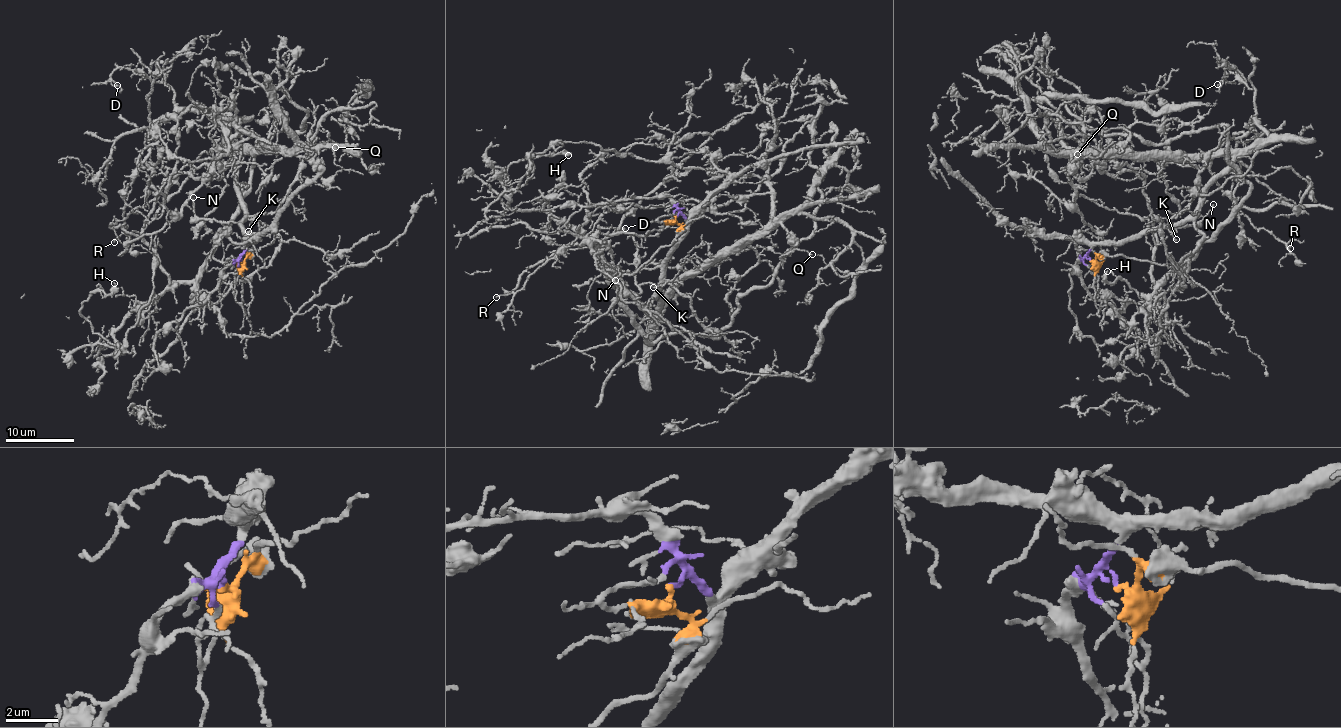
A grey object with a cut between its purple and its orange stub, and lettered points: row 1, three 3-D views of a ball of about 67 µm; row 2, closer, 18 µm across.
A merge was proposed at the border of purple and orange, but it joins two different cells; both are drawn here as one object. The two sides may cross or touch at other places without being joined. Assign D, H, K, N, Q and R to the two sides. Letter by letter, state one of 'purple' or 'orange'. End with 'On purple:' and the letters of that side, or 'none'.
D: purple
H: orange
K: purple
N: purple
Q: purple
R: purple
On purple: D, K, N, Q, R

